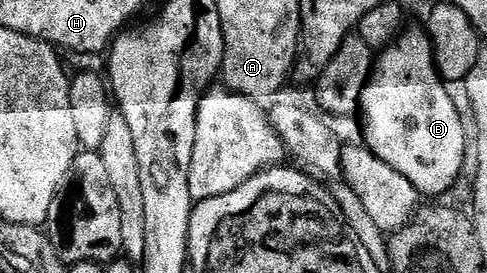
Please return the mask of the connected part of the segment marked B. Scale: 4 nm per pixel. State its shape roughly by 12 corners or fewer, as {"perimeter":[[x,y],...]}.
{"perimeter":[[422,27],[378,53],[366,147],[424,196],[464,175],[467,128]]}

